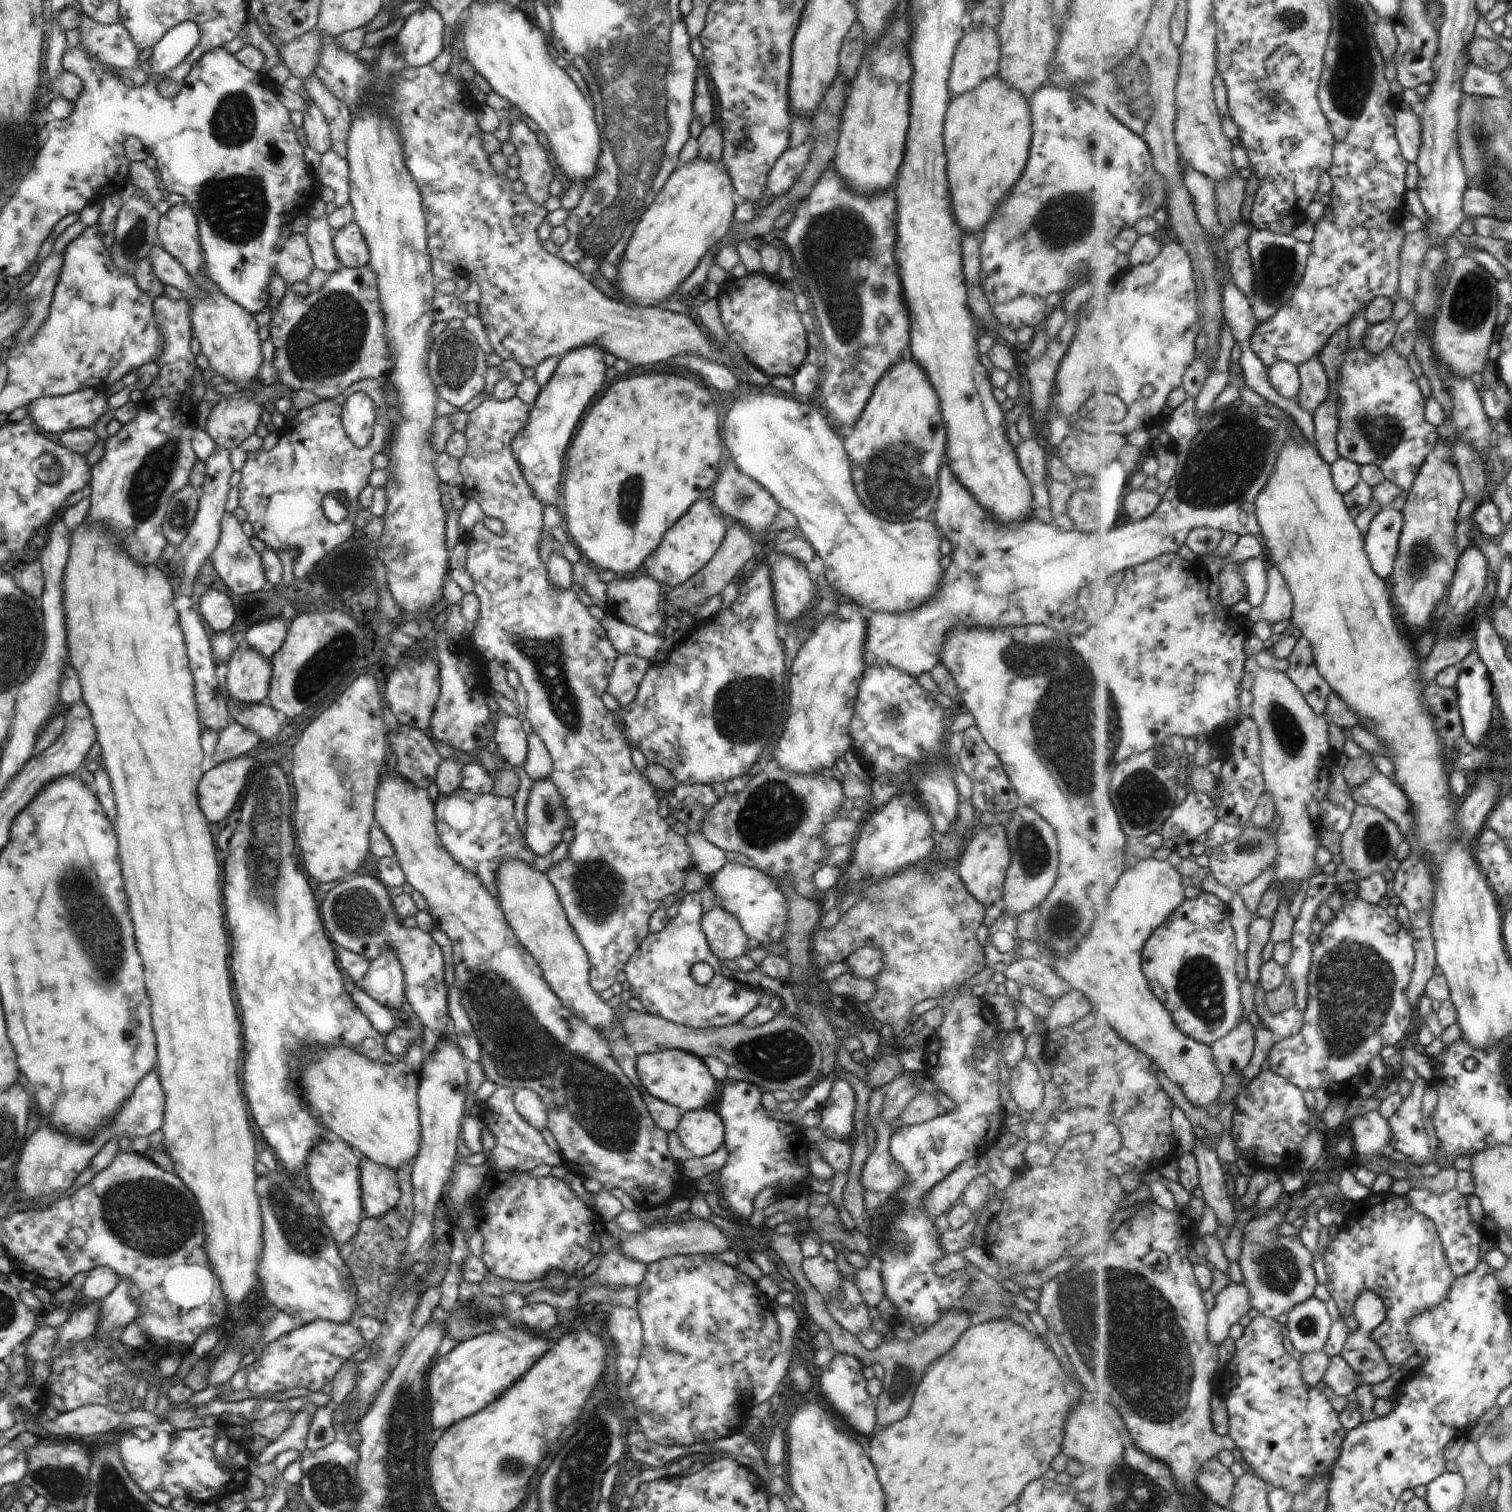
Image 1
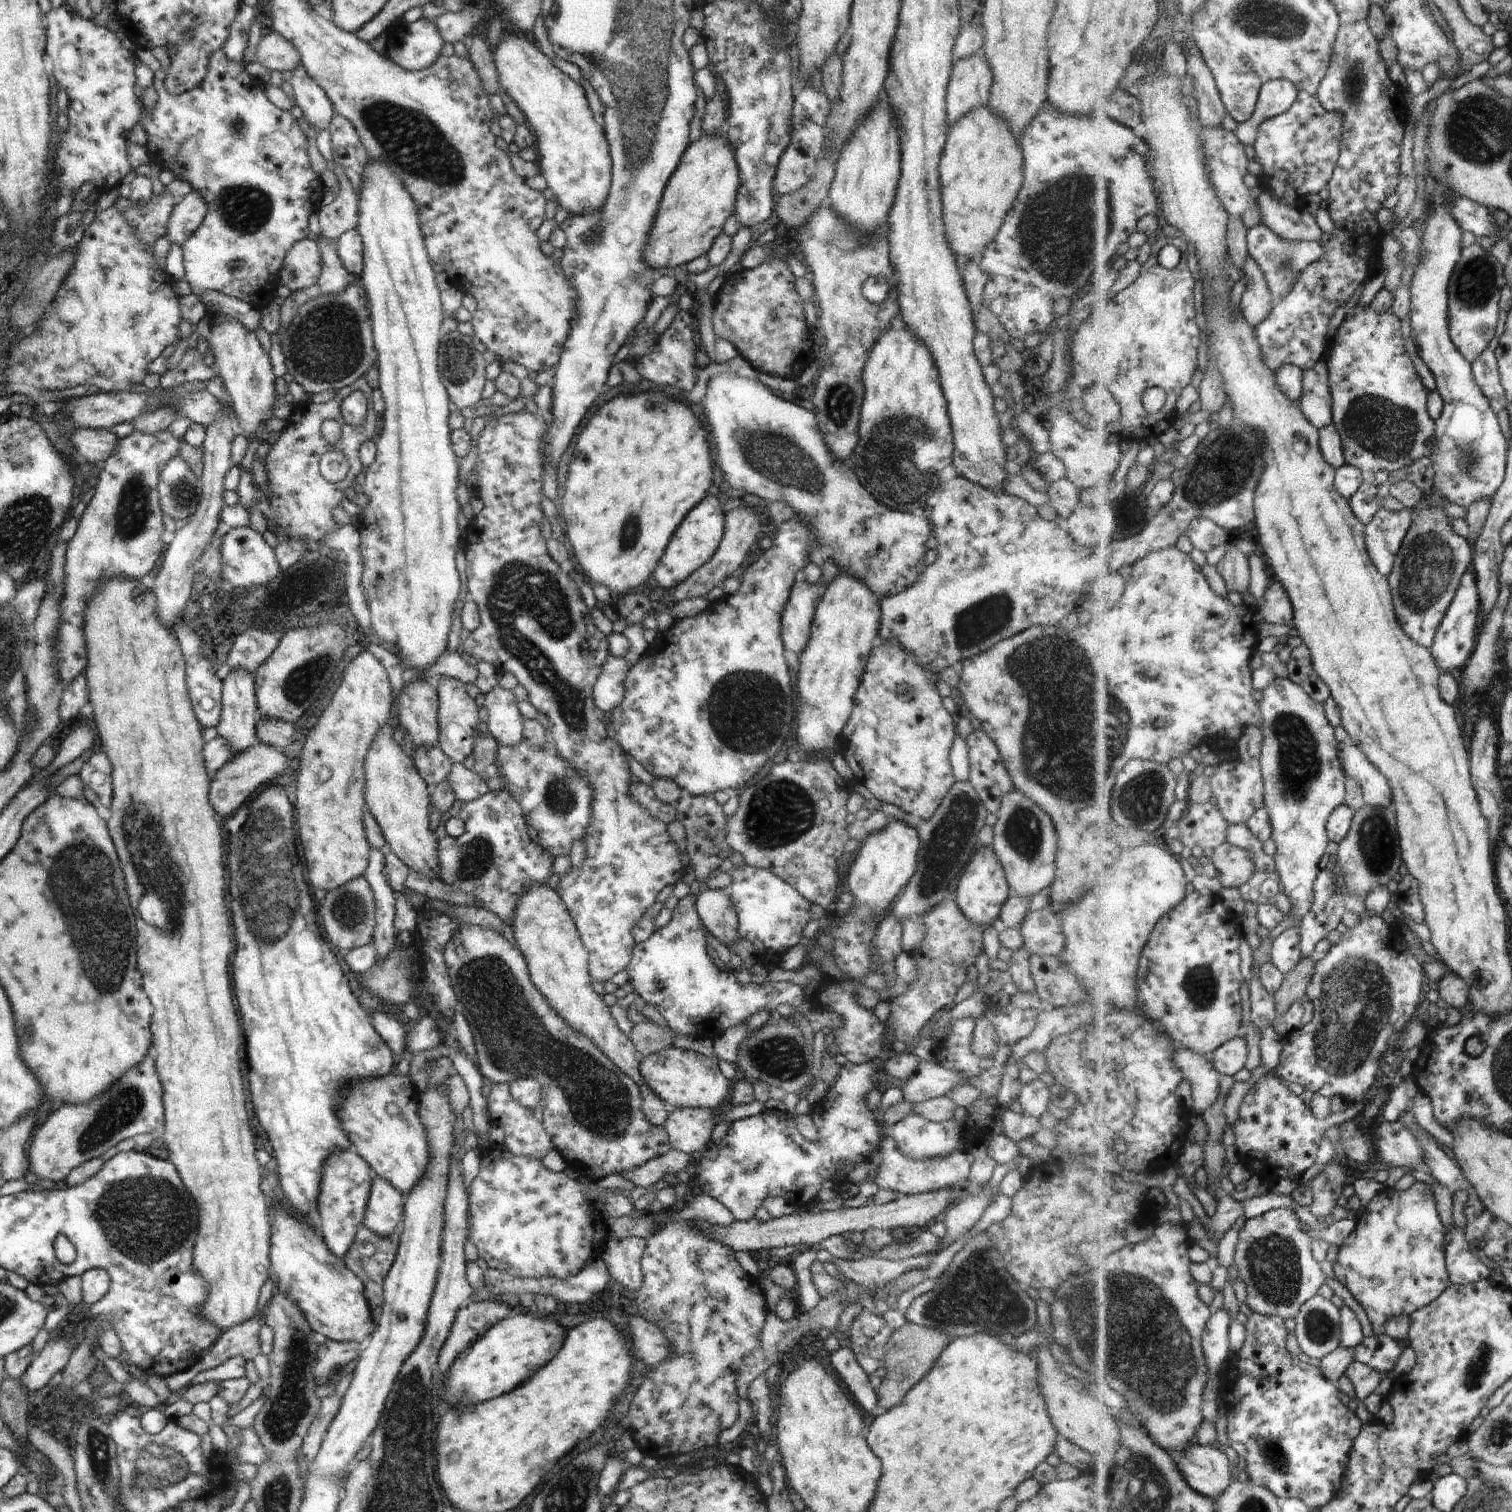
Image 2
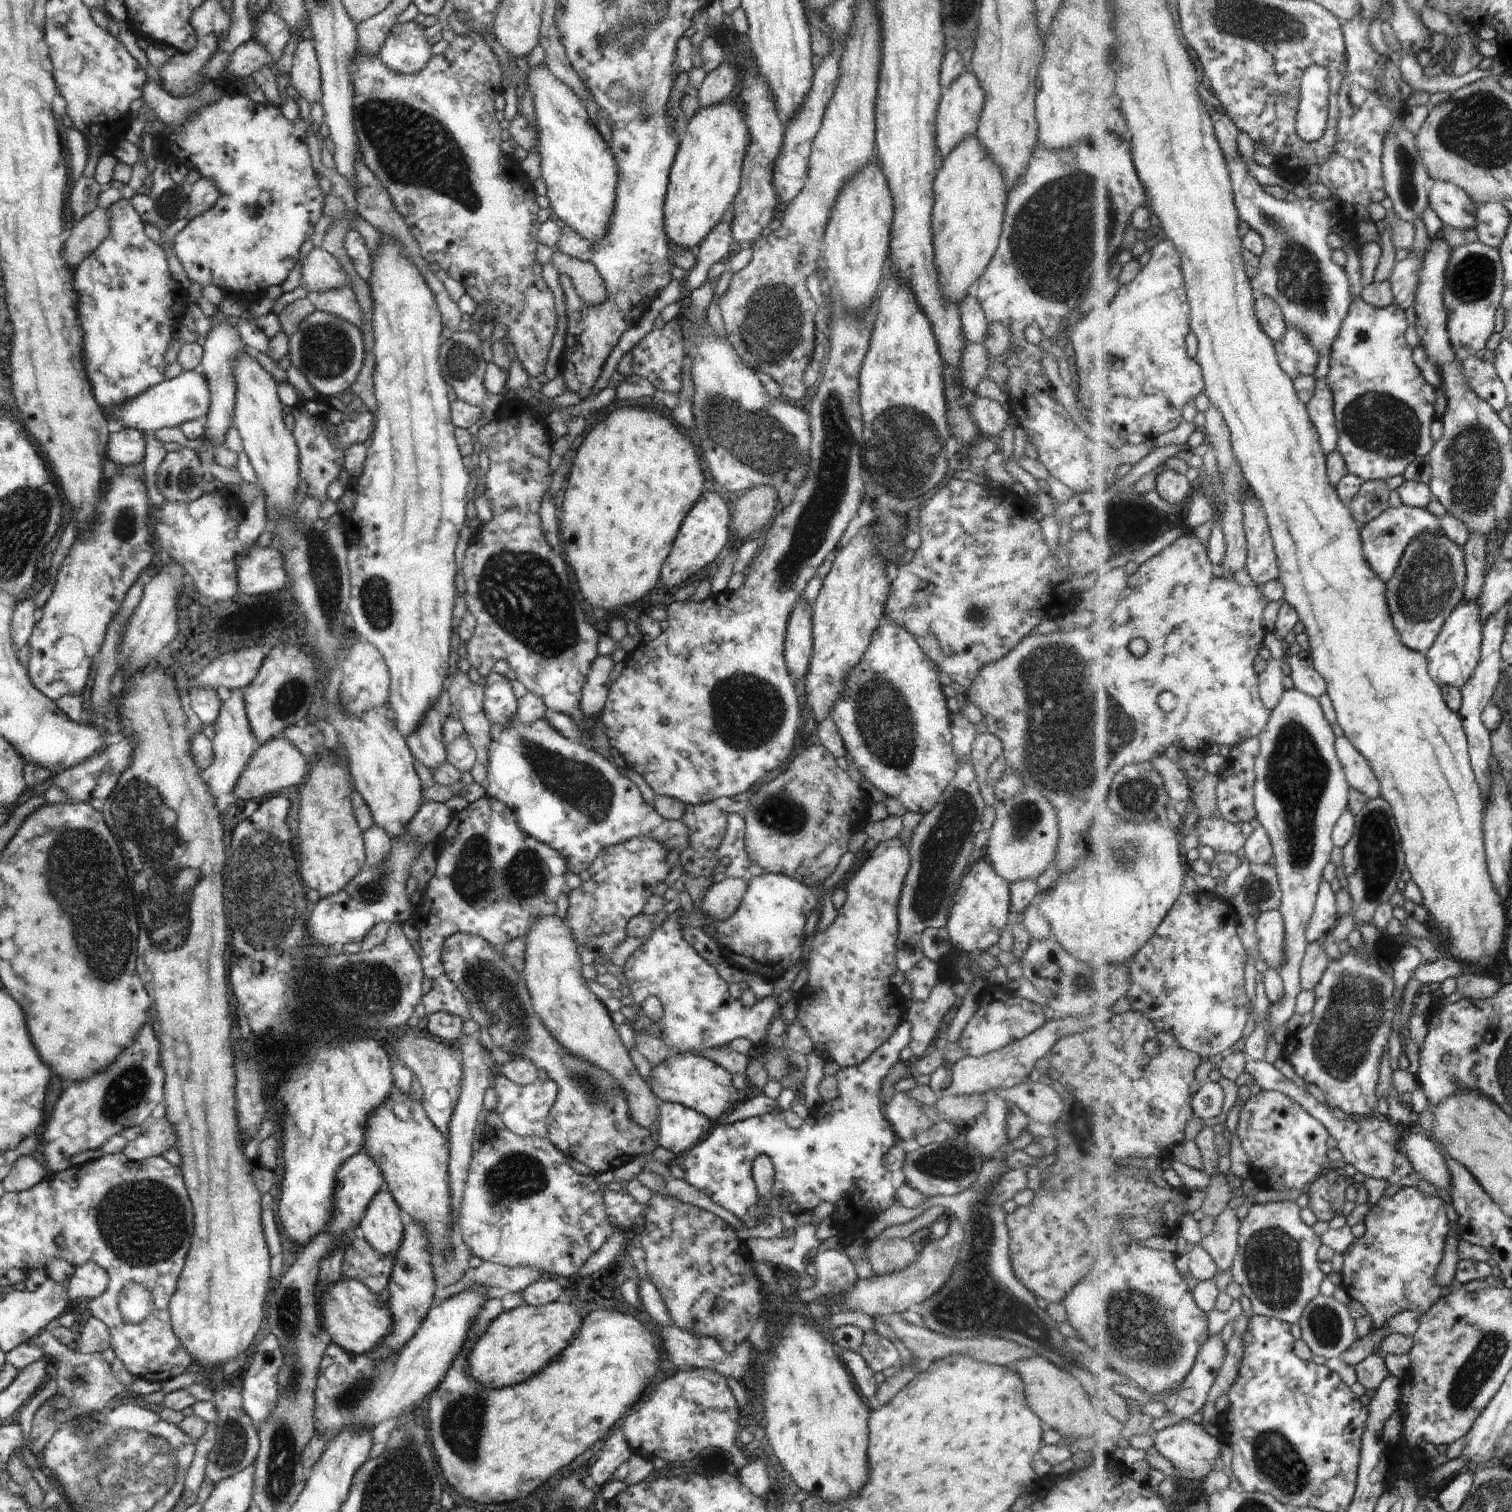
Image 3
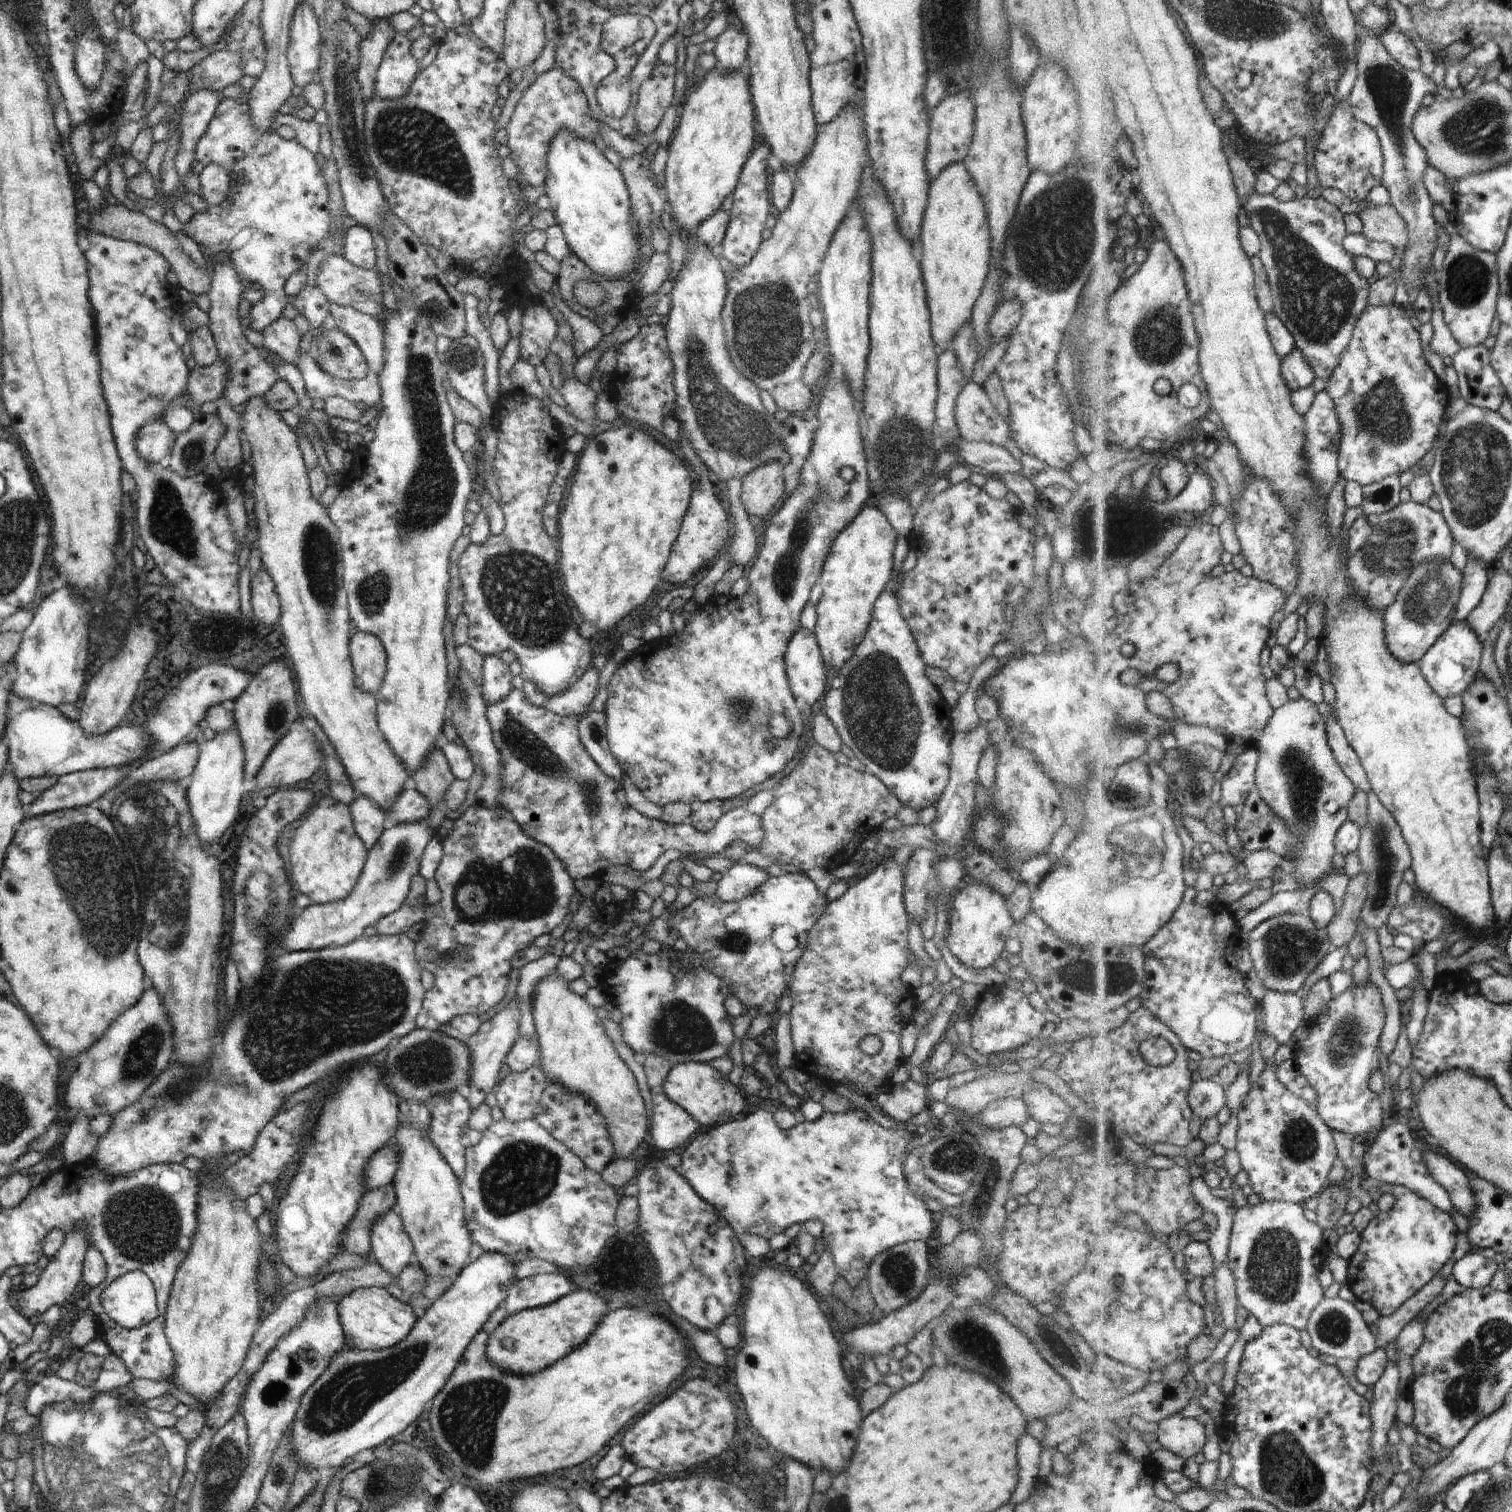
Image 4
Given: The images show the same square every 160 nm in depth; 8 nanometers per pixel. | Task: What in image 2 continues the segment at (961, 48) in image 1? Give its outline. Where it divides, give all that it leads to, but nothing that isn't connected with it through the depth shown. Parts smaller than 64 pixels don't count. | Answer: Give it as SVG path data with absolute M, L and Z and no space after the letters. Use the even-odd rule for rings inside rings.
M977 51L963 59L954 59L945 102L949 124L951 125L972 109L988 104L992 83L993 72L982 53Z

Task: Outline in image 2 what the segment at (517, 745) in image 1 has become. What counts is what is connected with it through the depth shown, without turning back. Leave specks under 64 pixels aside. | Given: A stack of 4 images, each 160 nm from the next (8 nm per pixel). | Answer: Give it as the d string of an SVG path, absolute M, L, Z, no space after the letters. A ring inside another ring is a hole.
M496 685L484 694L484 704L488 710L485 731L492 735L499 745L516 746L523 738L524 717L518 710L518 703L512 690Z

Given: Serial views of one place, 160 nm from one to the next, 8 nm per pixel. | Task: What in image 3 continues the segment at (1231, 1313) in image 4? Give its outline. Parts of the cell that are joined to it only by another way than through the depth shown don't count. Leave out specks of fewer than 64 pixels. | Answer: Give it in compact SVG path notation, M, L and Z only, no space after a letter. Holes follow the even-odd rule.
M1228 1207L1217 1217L1213 1233L1202 1242L1218 1263L1220 1274L1232 1270L1234 1266L1240 1248L1240 1228L1242 1221L1236 1215L1236 1210Z

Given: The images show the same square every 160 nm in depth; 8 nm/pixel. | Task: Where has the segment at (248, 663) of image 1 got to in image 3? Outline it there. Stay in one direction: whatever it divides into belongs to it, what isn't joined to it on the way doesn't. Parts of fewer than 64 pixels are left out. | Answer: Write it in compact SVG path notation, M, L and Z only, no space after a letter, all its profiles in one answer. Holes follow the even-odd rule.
M239 689L230 690L230 698L221 701L219 708L219 717L212 725L215 736L211 740L213 744L214 760L212 764L203 771L200 771L201 777L210 787L212 796L217 800L221 794L233 793L234 785L242 769L246 766L253 752L259 747L258 739L252 732L247 714L245 696L240 693Z

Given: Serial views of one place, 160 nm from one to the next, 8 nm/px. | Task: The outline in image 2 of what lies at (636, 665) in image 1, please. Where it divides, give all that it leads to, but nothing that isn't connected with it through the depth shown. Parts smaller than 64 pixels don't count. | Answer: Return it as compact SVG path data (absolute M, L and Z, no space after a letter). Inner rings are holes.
M610 654L606 659L592 691L594 704L602 712L608 714L624 700L625 688L623 684L631 666L624 657L615 657Z

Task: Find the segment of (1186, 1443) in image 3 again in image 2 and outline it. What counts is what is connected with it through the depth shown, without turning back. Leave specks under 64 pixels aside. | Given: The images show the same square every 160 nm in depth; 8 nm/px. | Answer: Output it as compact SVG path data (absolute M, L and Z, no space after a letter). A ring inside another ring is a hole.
M1217 1444L1191 1445L1188 1451L1175 1454L1176 1462L1193 1489L1218 1500L1233 1486L1231 1464L1234 1454Z

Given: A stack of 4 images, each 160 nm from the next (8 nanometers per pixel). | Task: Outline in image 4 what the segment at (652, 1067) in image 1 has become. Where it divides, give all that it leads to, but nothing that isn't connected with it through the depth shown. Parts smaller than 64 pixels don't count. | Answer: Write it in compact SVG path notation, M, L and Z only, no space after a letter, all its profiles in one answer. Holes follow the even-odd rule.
M686 1062L672 1067L660 1092L671 1102L678 1104L698 1124L708 1128L730 1121L730 1118L738 1116L748 1103L745 1097L742 1098L740 1087L732 1084L728 1076L702 1062Z

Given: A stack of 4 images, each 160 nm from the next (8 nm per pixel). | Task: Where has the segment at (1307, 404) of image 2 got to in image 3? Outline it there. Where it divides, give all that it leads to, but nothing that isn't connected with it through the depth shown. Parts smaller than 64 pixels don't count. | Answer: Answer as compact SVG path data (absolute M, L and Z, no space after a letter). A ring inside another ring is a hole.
M1327 376L1317 380L1315 395L1308 405L1314 424L1321 432L1321 443L1325 448L1325 453L1329 456L1331 452L1339 448L1341 432L1335 412L1334 391Z

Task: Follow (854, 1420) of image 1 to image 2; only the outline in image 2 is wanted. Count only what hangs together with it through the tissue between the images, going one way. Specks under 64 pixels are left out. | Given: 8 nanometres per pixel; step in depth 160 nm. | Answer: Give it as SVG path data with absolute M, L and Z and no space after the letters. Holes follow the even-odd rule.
M847 1344L831 1354L830 1366L840 1376L839 1380L846 1384L846 1388L852 1394L854 1402L864 1412L876 1417L879 1414L876 1408L878 1406L877 1391L870 1385L869 1374L862 1370L854 1353L848 1348Z

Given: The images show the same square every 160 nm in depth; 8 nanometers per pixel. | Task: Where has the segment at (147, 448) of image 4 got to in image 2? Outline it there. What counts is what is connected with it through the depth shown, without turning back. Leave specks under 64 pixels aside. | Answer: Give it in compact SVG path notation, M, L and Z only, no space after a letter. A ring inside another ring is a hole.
M76 429L69 434L69 439L76 452L88 463L102 465L119 438L107 429Z

